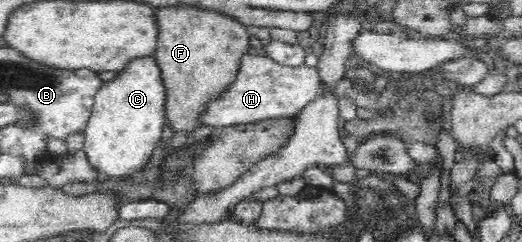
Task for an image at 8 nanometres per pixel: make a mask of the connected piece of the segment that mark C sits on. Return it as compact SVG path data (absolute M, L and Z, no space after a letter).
M151 55L131 60L115 79L104 82L95 94L91 117L84 131L83 150L92 168L105 173L108 177L125 177L143 171L143 167L151 159L153 149L161 142L163 127L166 124L164 112L166 101L161 70L155 57Z

